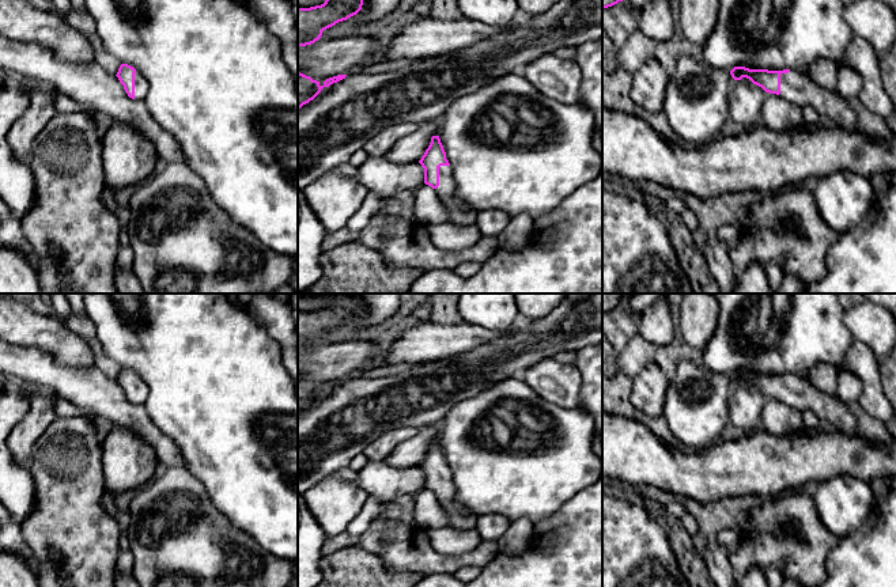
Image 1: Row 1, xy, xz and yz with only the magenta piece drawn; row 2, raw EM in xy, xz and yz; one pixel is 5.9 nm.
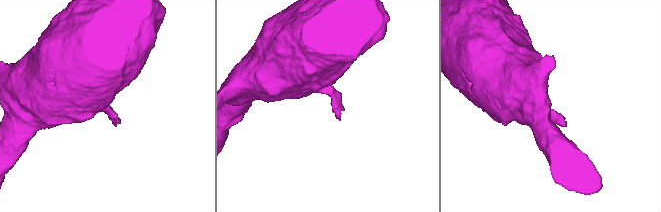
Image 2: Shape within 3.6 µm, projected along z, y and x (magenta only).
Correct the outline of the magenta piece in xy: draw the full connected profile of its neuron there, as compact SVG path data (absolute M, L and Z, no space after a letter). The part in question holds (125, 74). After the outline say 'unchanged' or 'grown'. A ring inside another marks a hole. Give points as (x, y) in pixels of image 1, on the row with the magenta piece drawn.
M121 64L116 75L129 98L144 101L150 84L145 77L128 64Z; grown

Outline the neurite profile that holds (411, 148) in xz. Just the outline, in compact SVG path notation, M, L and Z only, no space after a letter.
M441 120L419 124L417 129L394 144L385 155L396 163L419 162L431 143L432 136L439 136Z

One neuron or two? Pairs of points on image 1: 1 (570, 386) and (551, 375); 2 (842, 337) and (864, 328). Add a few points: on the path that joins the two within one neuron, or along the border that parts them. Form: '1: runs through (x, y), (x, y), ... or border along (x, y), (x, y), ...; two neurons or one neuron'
1: runs through (566, 386), (562, 386), (555, 379); one neuron
2: border along (843, 310), (843, 324), (854, 339); two neurons

